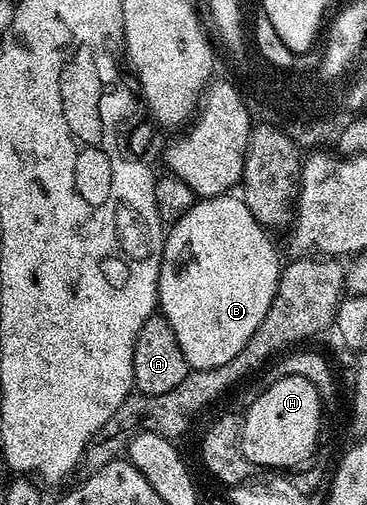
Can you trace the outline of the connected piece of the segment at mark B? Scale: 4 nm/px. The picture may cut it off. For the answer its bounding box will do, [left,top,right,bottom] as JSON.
[158,193,280,370]

